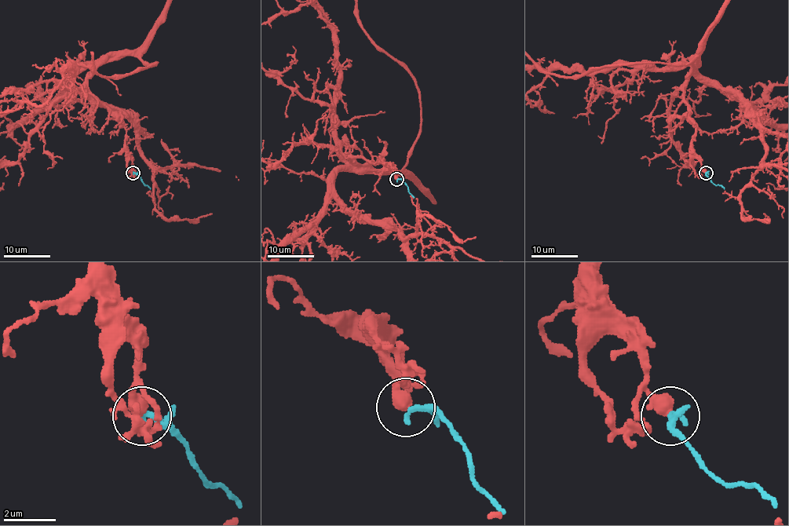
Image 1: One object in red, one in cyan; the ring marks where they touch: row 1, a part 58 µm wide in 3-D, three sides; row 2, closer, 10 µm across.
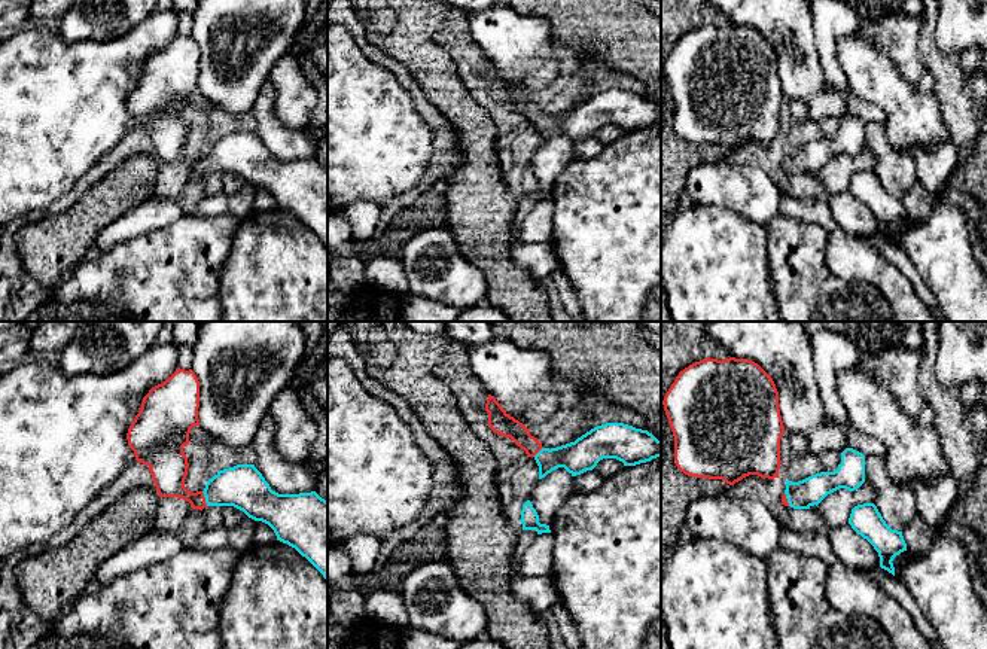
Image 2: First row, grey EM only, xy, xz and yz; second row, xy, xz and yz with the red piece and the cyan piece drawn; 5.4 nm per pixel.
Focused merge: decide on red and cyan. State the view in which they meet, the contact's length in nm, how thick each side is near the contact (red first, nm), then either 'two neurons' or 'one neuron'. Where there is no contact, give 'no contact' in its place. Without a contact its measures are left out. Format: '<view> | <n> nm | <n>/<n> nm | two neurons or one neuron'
xy | 90 nm | 200/240 nm | one neuron

